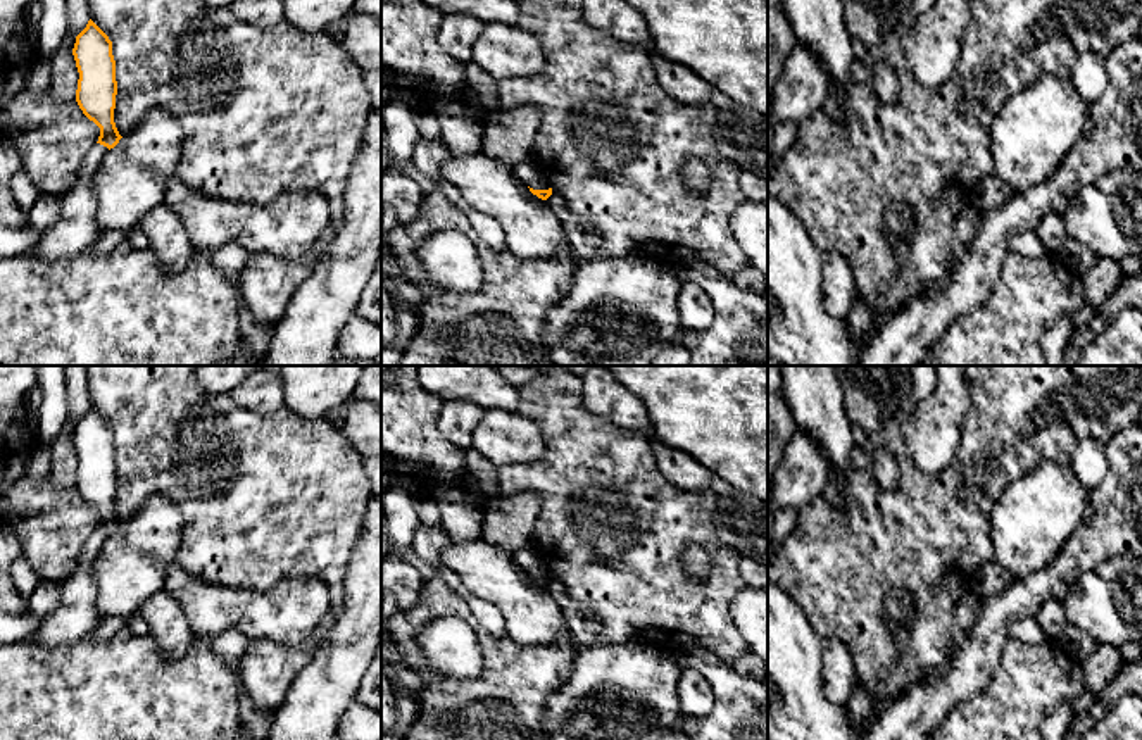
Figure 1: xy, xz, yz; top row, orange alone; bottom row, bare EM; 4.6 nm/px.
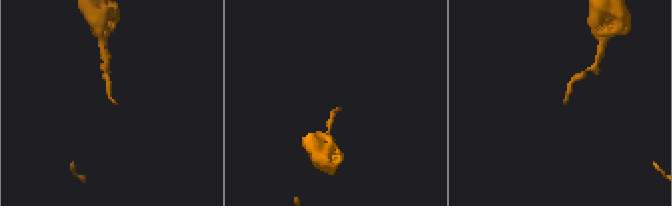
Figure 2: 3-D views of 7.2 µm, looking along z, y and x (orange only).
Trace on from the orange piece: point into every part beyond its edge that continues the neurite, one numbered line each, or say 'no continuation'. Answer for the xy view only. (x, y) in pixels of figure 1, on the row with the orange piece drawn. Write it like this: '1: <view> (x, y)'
no continuation

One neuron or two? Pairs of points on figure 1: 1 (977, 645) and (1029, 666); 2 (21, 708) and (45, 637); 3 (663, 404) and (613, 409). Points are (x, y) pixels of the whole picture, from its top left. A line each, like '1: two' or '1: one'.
1: two
2: two
3: two

